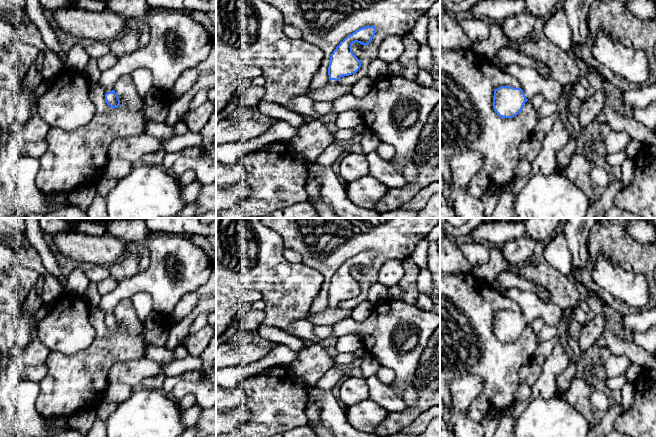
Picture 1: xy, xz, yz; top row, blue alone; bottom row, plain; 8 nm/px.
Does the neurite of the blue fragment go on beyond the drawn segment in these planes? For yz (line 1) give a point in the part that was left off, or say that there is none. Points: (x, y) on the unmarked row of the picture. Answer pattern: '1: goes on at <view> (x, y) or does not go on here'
1: goes on at yz (532, 307)

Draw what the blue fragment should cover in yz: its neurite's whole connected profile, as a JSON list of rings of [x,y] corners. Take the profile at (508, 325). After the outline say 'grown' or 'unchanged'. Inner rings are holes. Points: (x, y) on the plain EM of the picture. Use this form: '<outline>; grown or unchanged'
[[[509,288],[505,295],[518,303],[520,312],[501,310],[494,314],[493,333],[502,342],[512,342],[521,336],[524,328],[534,319],[542,318],[545,325],[557,327],[563,309],[553,302],[542,301],[535,293]]]; grown

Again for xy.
[[[144,218],[119,219],[106,224],[107,233],[125,243],[134,243],[151,258],[147,270],[134,277],[118,282],[117,287],[101,297],[99,307],[105,312],[106,327],[118,332],[120,324],[114,314],[115,306],[123,299],[132,298],[139,292],[148,293],[152,298],[153,312],[159,317],[163,328],[170,328],[177,321],[173,318],[174,309],[179,300],[205,285],[214,267],[205,251],[192,242],[194,234],[154,233],[146,225]]]; grown

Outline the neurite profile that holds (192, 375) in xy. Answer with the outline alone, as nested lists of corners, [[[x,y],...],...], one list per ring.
[[[189,370],[179,376],[167,376],[164,380],[162,391],[171,395],[174,386],[181,380],[199,382],[201,380],[201,373],[197,370]]]

